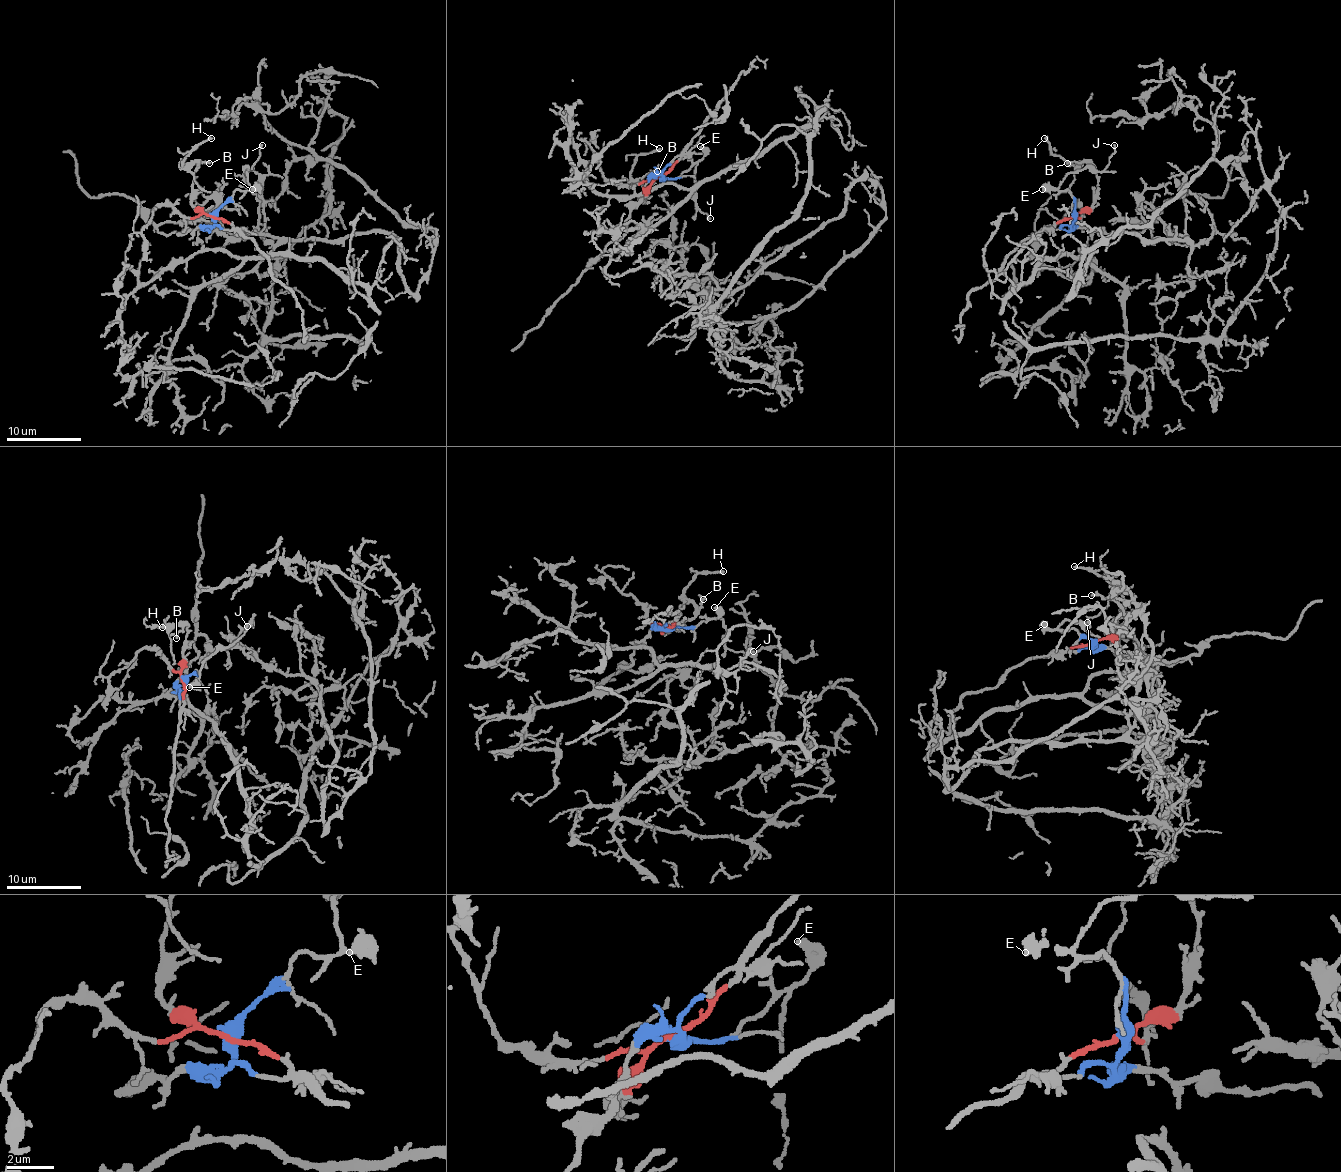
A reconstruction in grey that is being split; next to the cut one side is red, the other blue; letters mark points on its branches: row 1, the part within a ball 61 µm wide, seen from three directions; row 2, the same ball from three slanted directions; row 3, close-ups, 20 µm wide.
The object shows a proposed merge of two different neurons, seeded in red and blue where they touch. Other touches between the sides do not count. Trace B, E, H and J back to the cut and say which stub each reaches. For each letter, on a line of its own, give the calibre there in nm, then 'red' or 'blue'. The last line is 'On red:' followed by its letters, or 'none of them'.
B: 110 nm | red
E: 420 nm | blue
H: 190 nm | red
J: 130 nm | blue
On red: B, H

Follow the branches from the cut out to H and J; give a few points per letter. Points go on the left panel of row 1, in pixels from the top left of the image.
H: (212, 216), (200, 212), (191, 203), (195, 162), (182, 162), (212, 137)
J: (212, 216), (236, 190), (247, 190), (247, 167), (247, 171), (257, 160), (262, 145)

